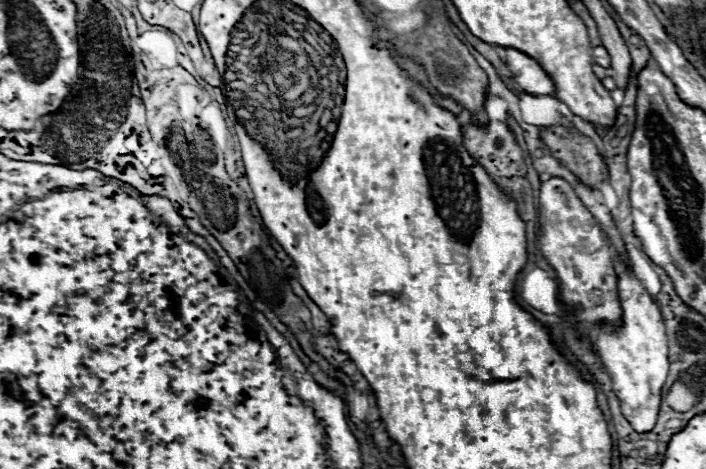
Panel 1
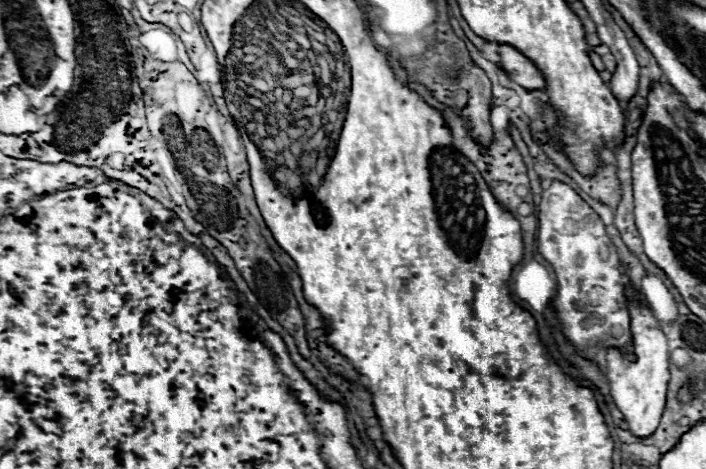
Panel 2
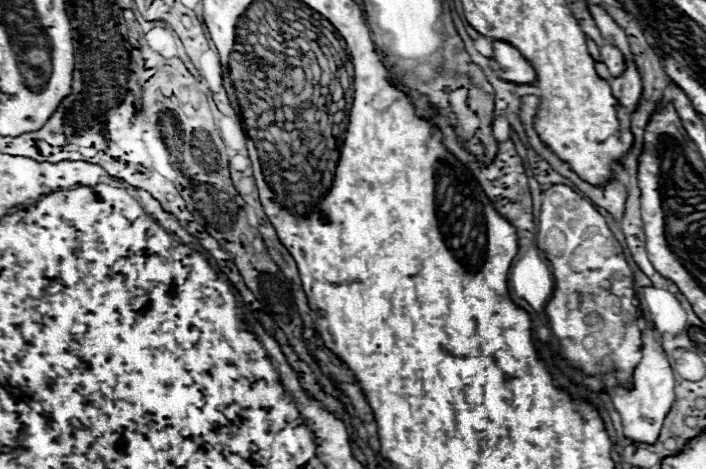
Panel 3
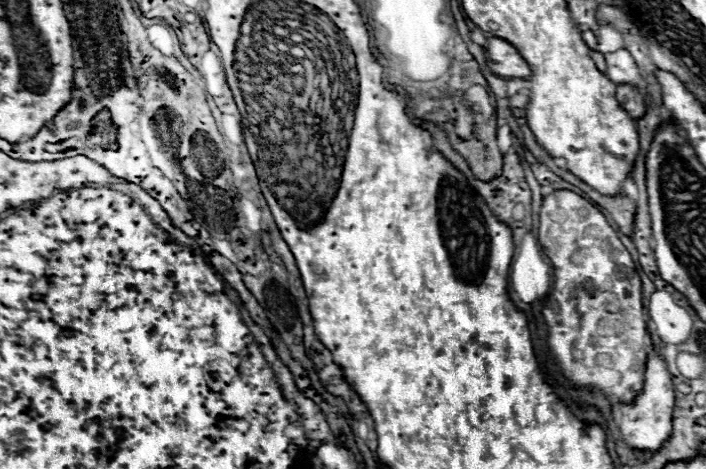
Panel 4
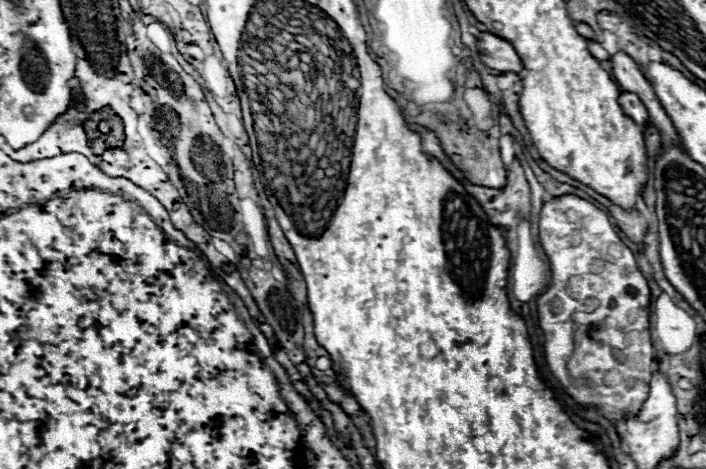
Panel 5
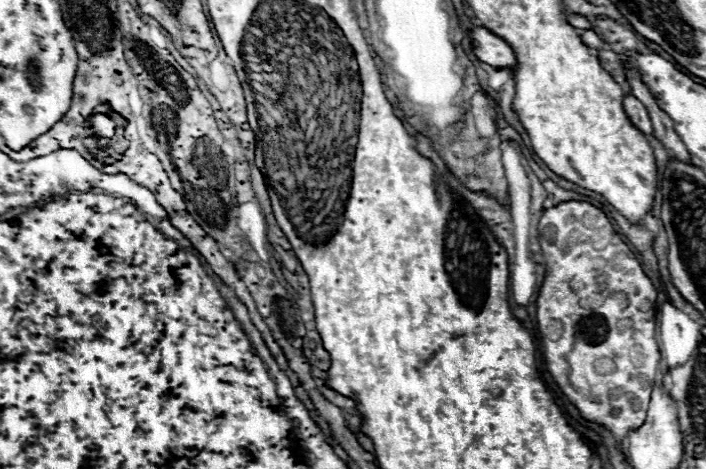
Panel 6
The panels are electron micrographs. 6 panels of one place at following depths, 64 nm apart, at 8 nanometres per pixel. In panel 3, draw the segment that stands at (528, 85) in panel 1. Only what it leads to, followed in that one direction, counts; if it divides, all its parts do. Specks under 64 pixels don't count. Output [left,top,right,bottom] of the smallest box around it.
[492,40,536,84]

